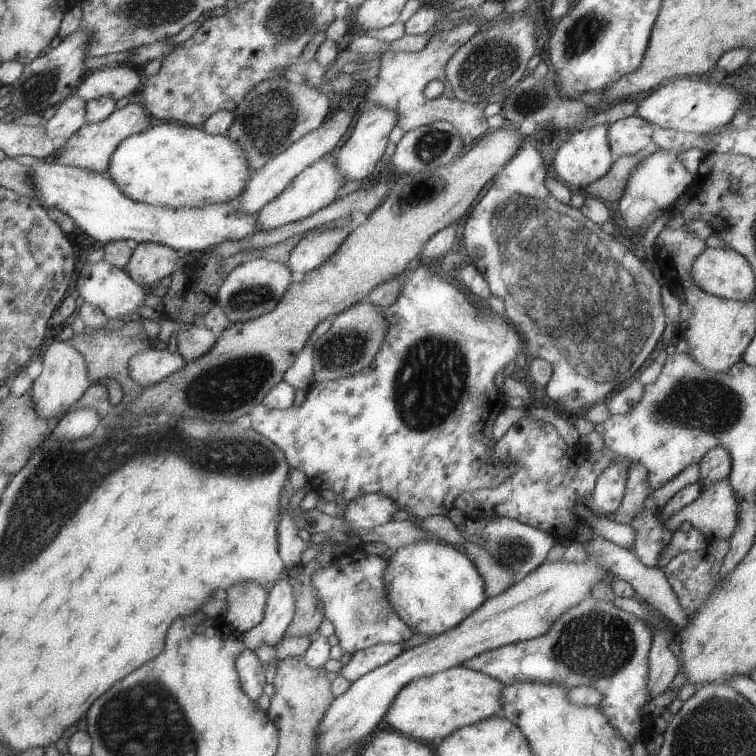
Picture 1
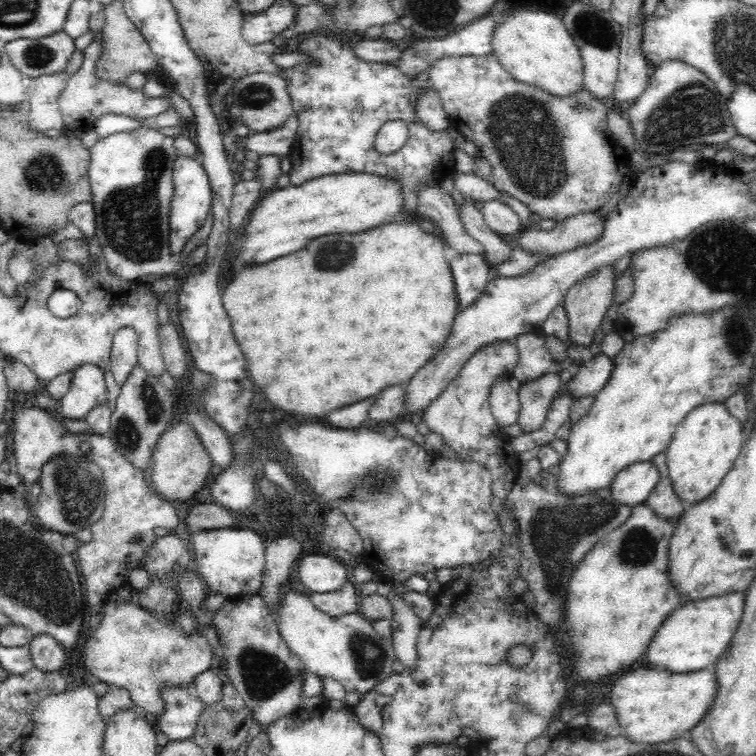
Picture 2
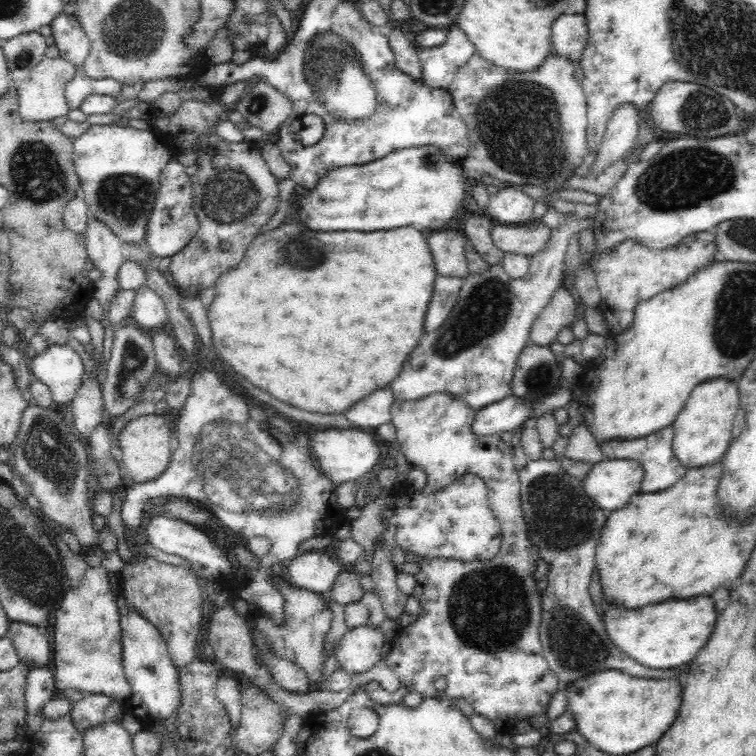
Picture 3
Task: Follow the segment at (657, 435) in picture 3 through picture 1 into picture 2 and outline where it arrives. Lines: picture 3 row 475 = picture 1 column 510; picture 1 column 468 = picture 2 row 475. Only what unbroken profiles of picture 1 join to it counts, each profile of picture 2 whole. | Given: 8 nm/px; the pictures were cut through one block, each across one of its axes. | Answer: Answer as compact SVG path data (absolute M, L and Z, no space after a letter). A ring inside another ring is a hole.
M665 451L652 457L650 460L658 469L658 482L654 486L654 490L650 492L646 499L646 504L652 508L656 515L660 515L662 519L679 519L683 515L682 502L675 493L672 481L669 477L669 466Z

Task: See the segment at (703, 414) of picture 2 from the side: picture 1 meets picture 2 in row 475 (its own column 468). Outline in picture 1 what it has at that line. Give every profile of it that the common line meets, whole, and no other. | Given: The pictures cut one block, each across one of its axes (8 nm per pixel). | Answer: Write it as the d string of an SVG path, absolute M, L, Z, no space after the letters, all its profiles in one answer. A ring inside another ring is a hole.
M459 664L431 676L413 678L411 682L407 682L397 692L393 702L389 702L383 719L393 730L398 730L405 736L435 744L461 726L469 726L473 722L489 718L491 714L501 714L501 688L503 684L495 678Z

